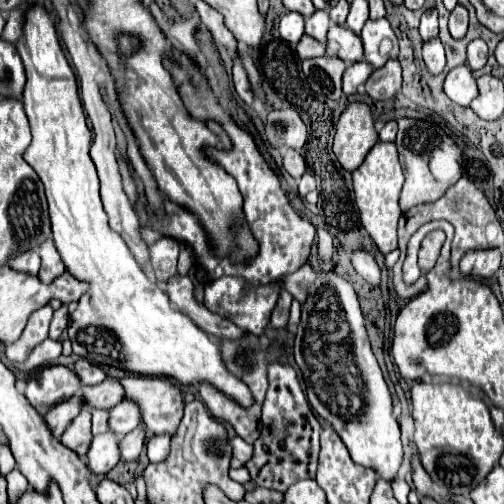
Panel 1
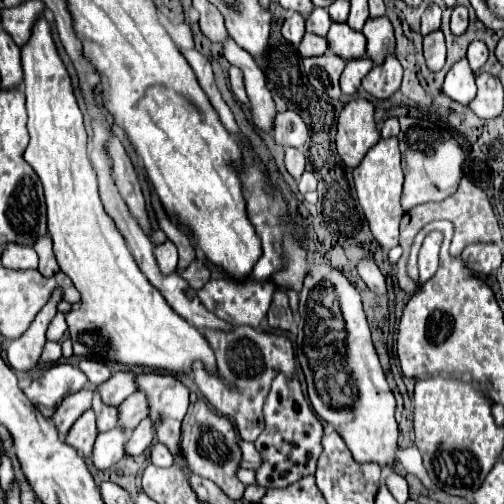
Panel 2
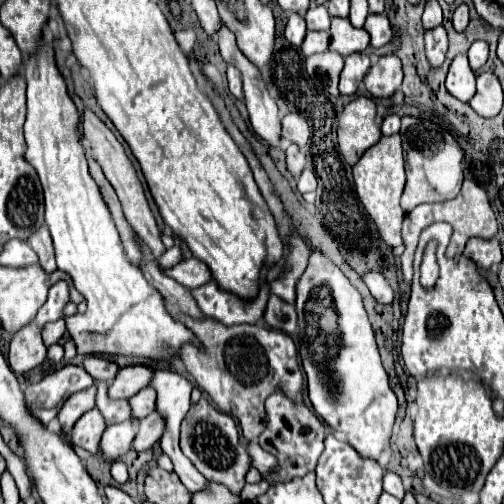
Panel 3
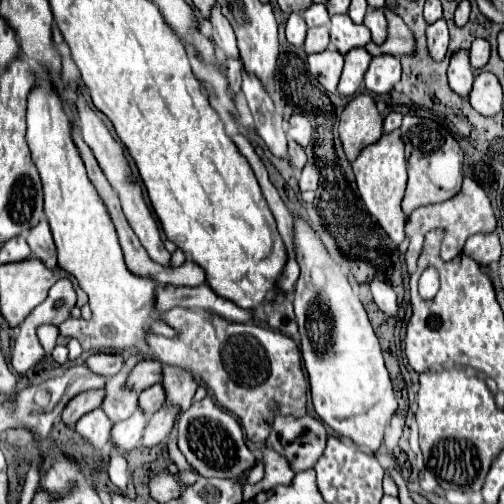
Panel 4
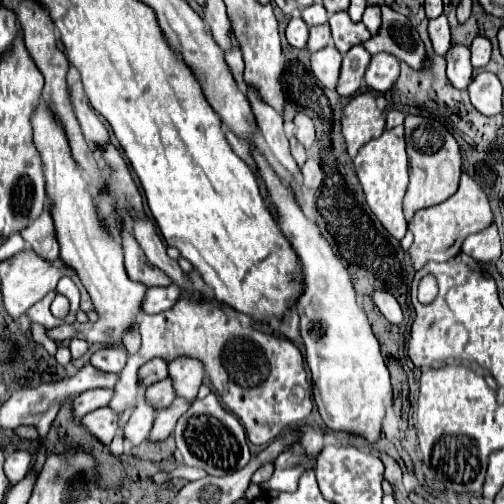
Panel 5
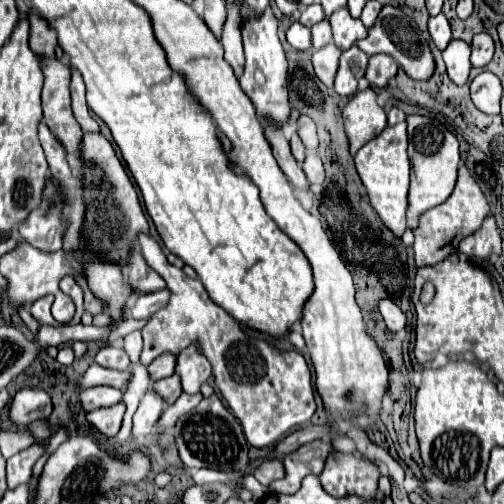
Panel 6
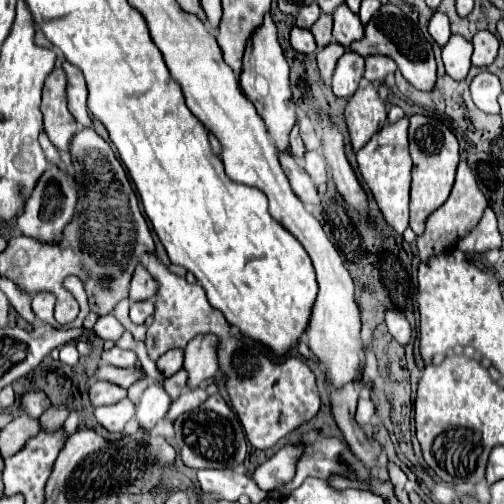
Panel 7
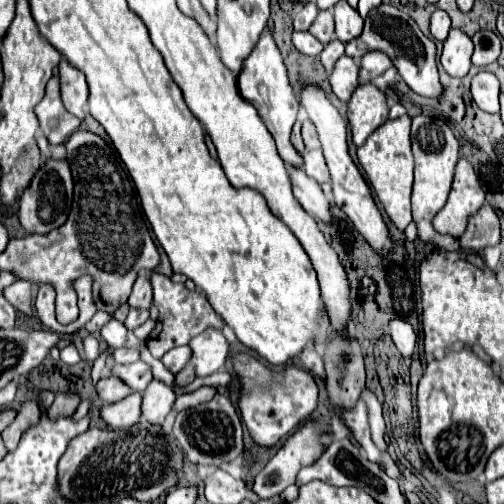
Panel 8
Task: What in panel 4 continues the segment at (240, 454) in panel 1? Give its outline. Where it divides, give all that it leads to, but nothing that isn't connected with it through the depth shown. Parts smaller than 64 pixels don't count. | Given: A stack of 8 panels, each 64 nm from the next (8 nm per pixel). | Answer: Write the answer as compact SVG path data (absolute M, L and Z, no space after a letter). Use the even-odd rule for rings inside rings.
M264 448L262 452L262 462L266 466L266 476L264 480L260 480L254 486L244 486L244 500L252 500L252 496L256 496L258 492L276 488L276 486L288 486L294 480L292 468L288 464L288 460L284 460L284 456L280 456L278 452L274 452L272 448Z

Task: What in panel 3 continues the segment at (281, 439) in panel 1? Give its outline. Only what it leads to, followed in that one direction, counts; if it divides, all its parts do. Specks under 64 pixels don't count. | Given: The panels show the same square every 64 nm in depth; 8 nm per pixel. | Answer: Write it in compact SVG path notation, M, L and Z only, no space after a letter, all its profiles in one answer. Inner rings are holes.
M274 392L266 400L266 414L268 414L268 426L264 434L260 436L260 446L274 454L280 462L280 470L274 476L268 476L270 482L286 482L296 476L304 476L306 472L312 472L316 468L316 462L320 454L324 452L324 438L326 428L322 420L306 408L306 404L300 400L298 404L288 400L282 392Z

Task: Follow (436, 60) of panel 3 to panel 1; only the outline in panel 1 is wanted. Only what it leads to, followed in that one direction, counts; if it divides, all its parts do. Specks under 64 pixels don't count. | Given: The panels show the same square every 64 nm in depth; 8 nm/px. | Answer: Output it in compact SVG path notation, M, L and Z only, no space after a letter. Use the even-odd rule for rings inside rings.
M432 38L424 42L424 62L432 74L440 74L446 66L446 56L444 56L444 46L440 38Z

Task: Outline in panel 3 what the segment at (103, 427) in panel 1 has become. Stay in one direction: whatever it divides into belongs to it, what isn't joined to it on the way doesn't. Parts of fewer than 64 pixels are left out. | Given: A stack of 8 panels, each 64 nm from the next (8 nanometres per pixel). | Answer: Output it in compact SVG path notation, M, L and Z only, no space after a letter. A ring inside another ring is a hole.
M96 384L98 386L98 398L96 398L96 408L102 412L106 424L116 424L116 422L124 422L130 418L128 412L128 400L112 400L108 396L108 384Z

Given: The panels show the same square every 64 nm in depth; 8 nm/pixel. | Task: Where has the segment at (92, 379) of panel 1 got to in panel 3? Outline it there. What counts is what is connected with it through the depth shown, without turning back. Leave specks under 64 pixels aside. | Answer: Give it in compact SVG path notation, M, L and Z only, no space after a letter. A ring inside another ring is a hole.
M86 356L84 362L82 362L82 366L98 382L100 380L114 380L116 378L116 372L120 370L114 360L108 360L104 356Z

